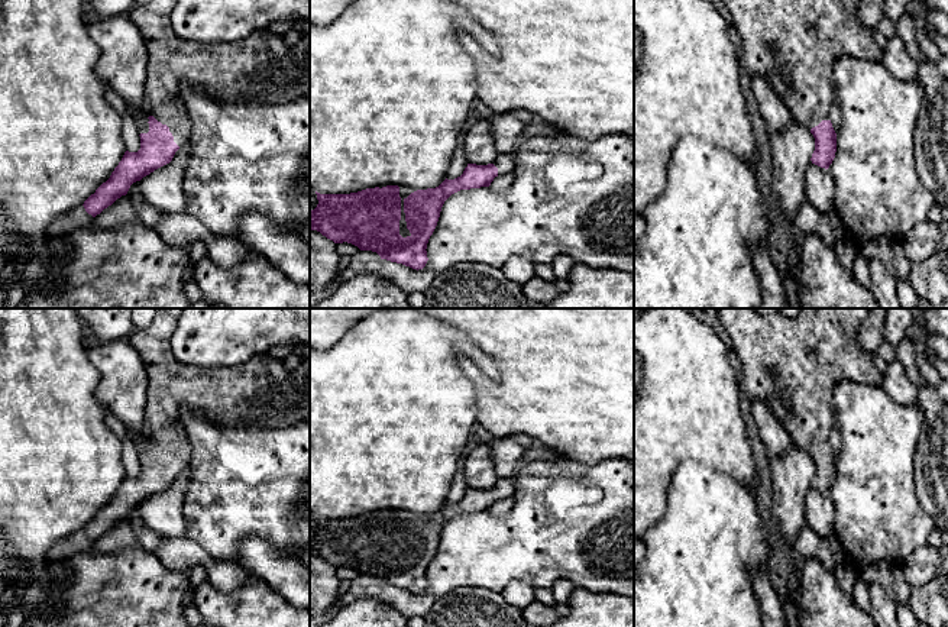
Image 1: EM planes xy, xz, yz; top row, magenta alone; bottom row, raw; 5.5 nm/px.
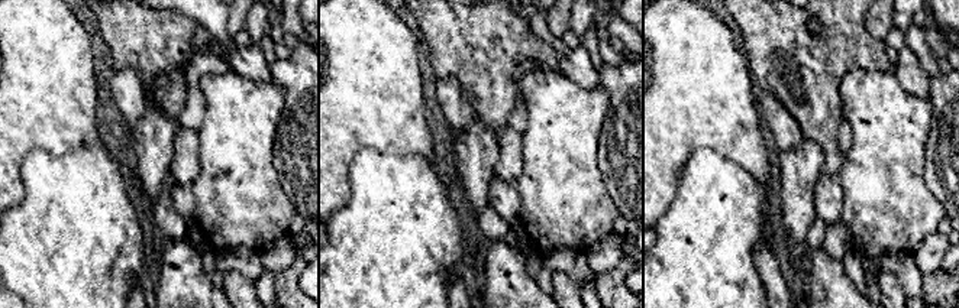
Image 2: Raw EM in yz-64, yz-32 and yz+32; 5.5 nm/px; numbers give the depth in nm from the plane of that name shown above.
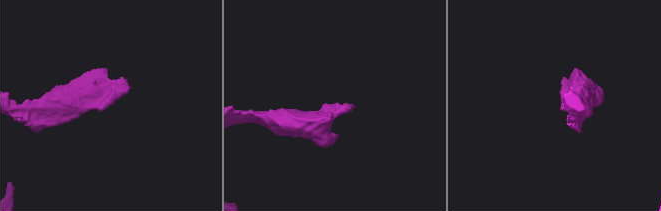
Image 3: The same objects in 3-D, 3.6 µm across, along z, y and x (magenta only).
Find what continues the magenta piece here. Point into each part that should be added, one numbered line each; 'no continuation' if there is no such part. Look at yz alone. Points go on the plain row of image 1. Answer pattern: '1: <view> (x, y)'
1: yz (793, 364)

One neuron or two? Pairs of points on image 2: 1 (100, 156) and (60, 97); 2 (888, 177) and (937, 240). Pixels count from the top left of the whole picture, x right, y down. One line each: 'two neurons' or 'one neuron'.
1: two neurons
2: two neurons

